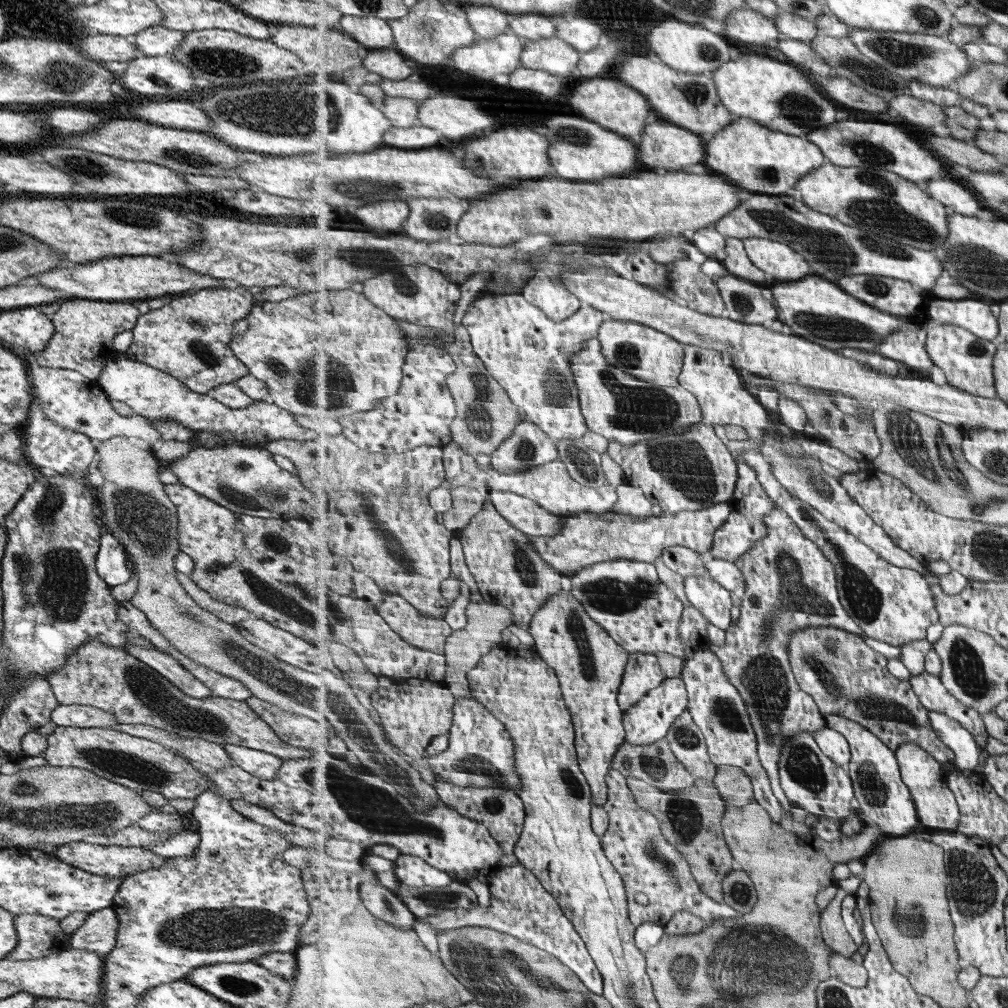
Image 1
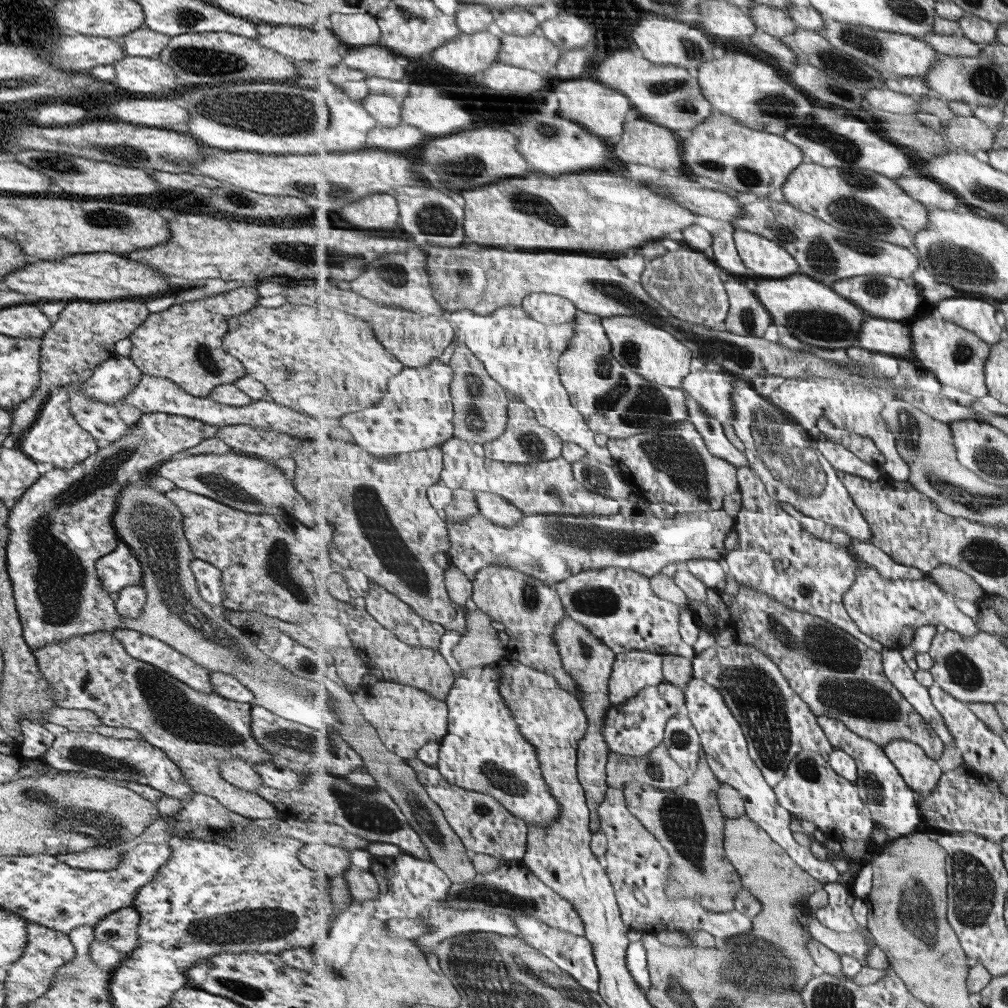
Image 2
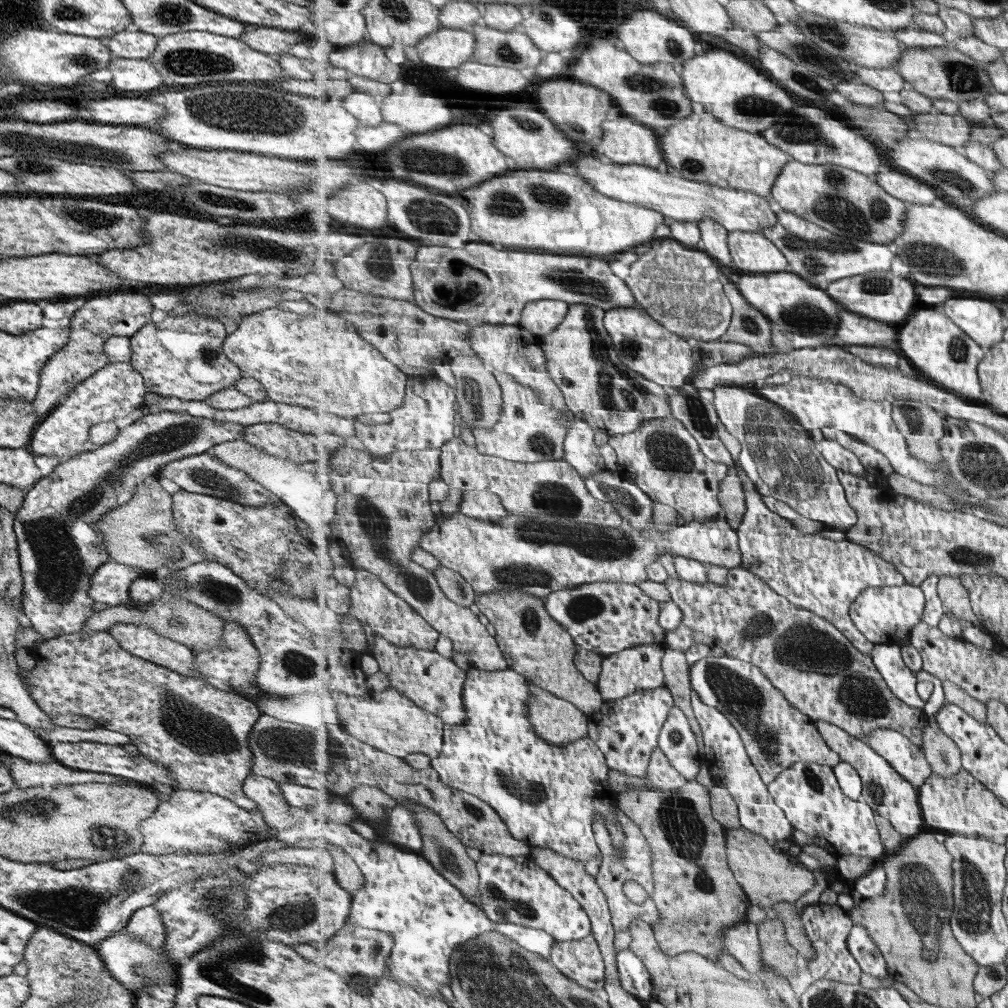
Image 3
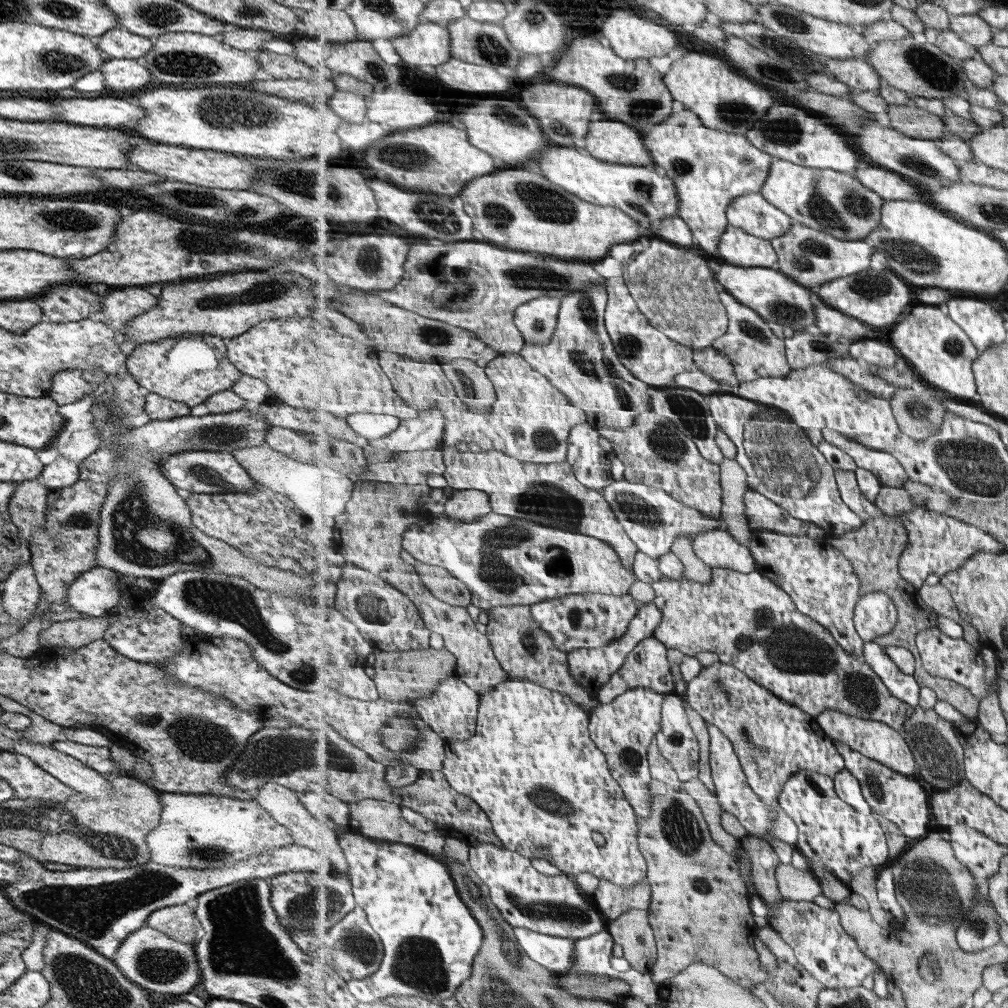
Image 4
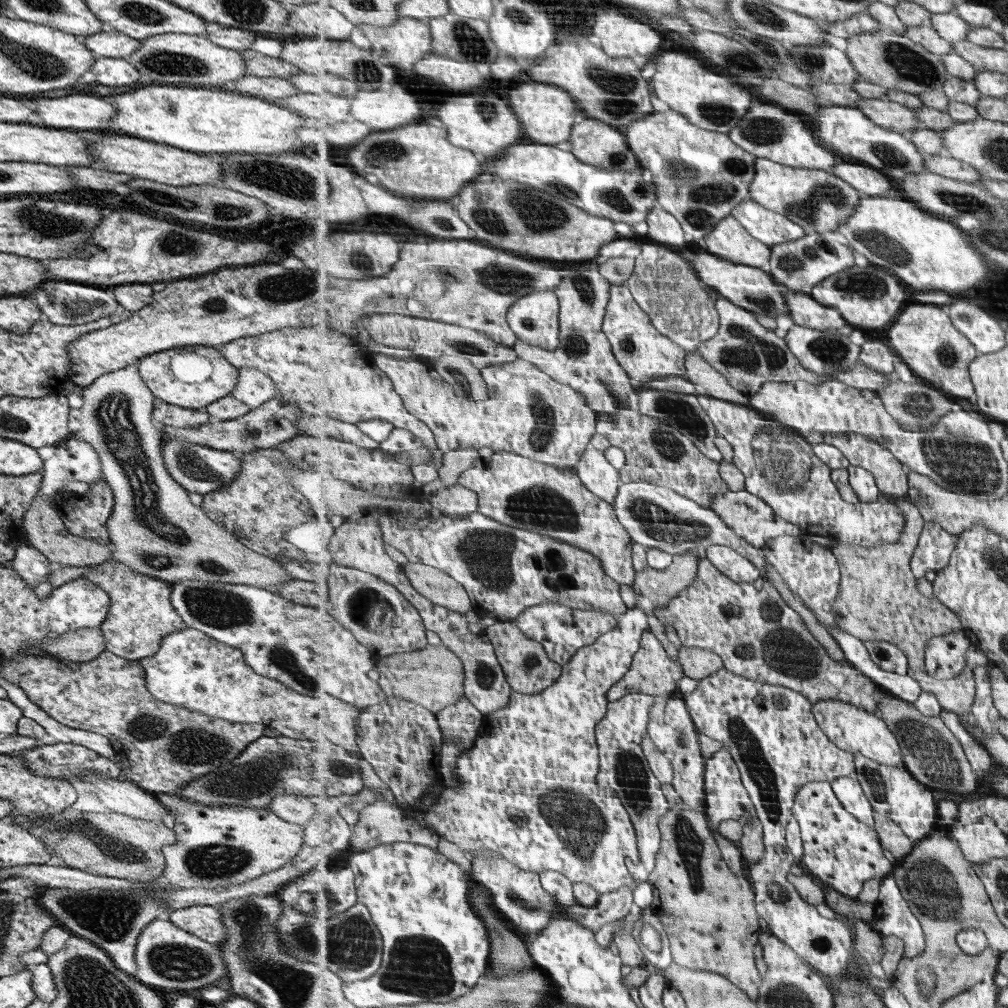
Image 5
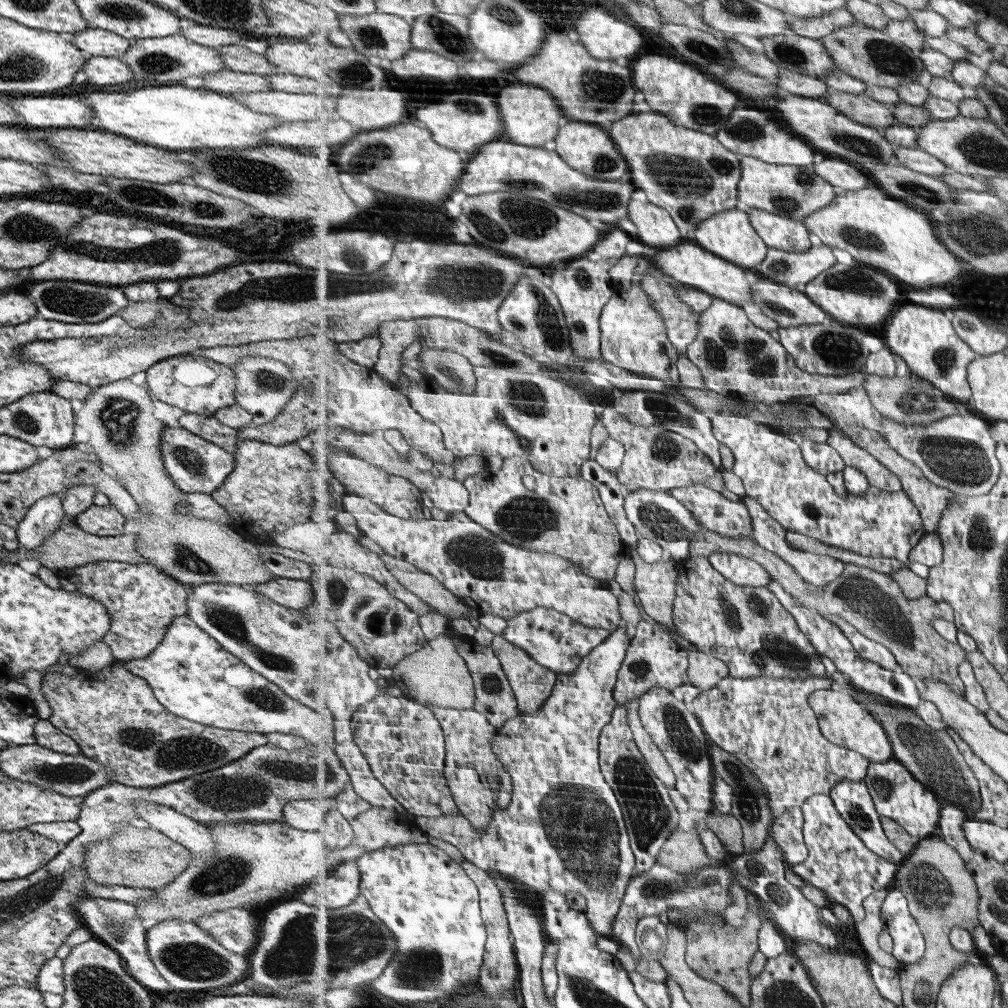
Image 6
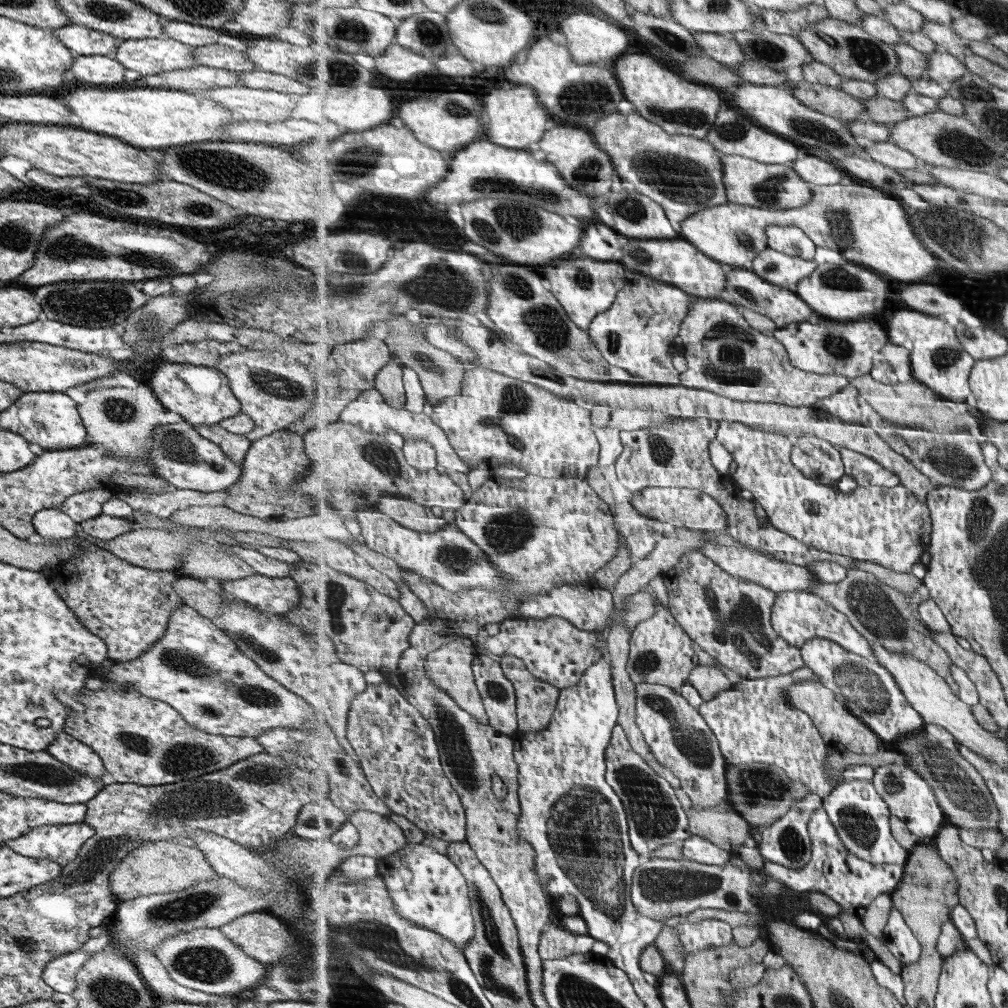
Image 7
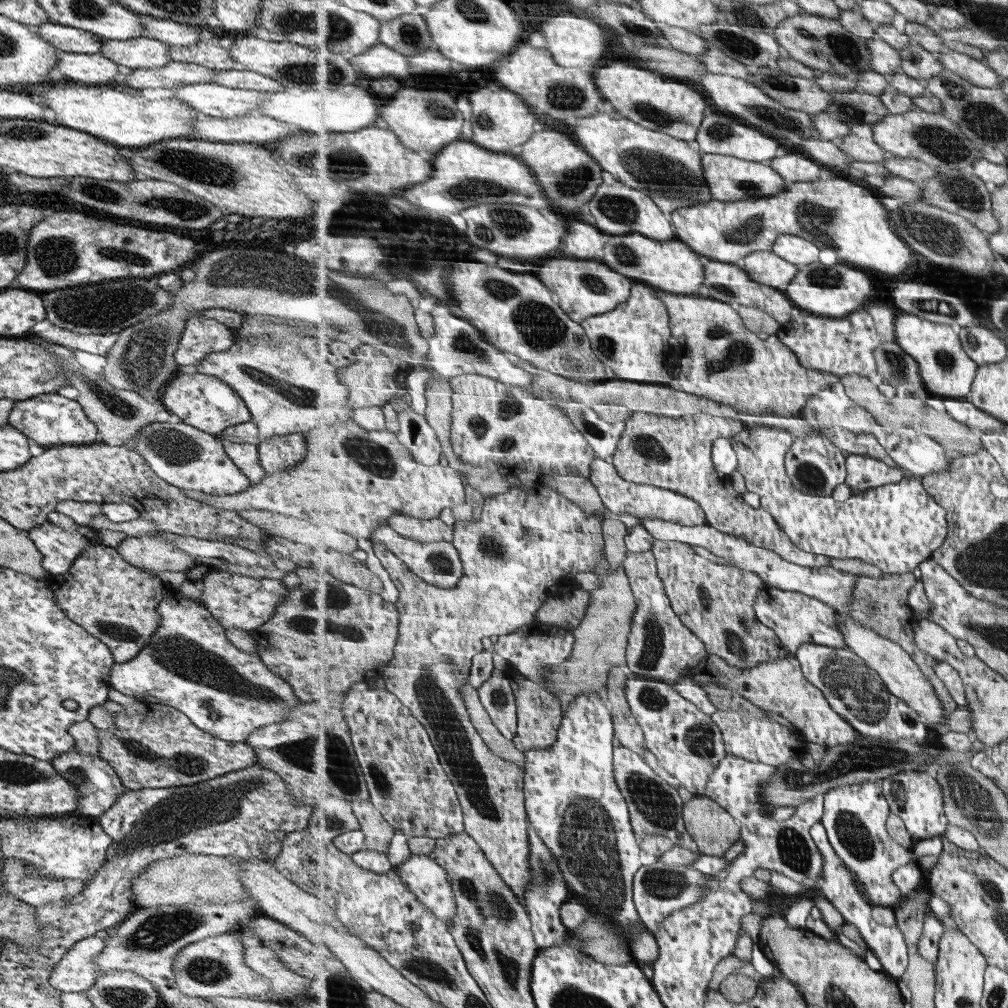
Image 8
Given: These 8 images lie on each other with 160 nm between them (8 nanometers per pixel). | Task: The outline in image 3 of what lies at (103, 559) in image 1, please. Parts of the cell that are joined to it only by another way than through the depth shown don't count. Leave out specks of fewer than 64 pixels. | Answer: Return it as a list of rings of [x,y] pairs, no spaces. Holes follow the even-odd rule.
[[[109,560],[100,564],[91,574],[87,596],[91,601],[109,607],[128,605],[129,585],[142,575],[138,568]]]

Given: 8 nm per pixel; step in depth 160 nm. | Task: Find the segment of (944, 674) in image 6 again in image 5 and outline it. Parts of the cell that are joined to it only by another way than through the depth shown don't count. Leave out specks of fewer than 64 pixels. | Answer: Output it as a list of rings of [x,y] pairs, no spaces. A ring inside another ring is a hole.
[[[908,495],[891,498],[896,500],[897,507],[907,516],[907,524],[899,542],[872,547],[838,542],[832,548],[842,570],[841,593],[833,605],[838,626],[862,641],[874,639],[896,644],[908,656],[908,675],[918,680],[925,692],[936,694],[945,711],[967,715],[972,712],[977,696],[974,670],[991,662],[983,650],[972,644],[966,654],[968,666],[957,678],[938,679],[928,673],[925,662],[928,642],[933,637],[963,630],[962,620],[946,605],[931,600],[917,590],[918,578],[910,564],[926,522]]]

